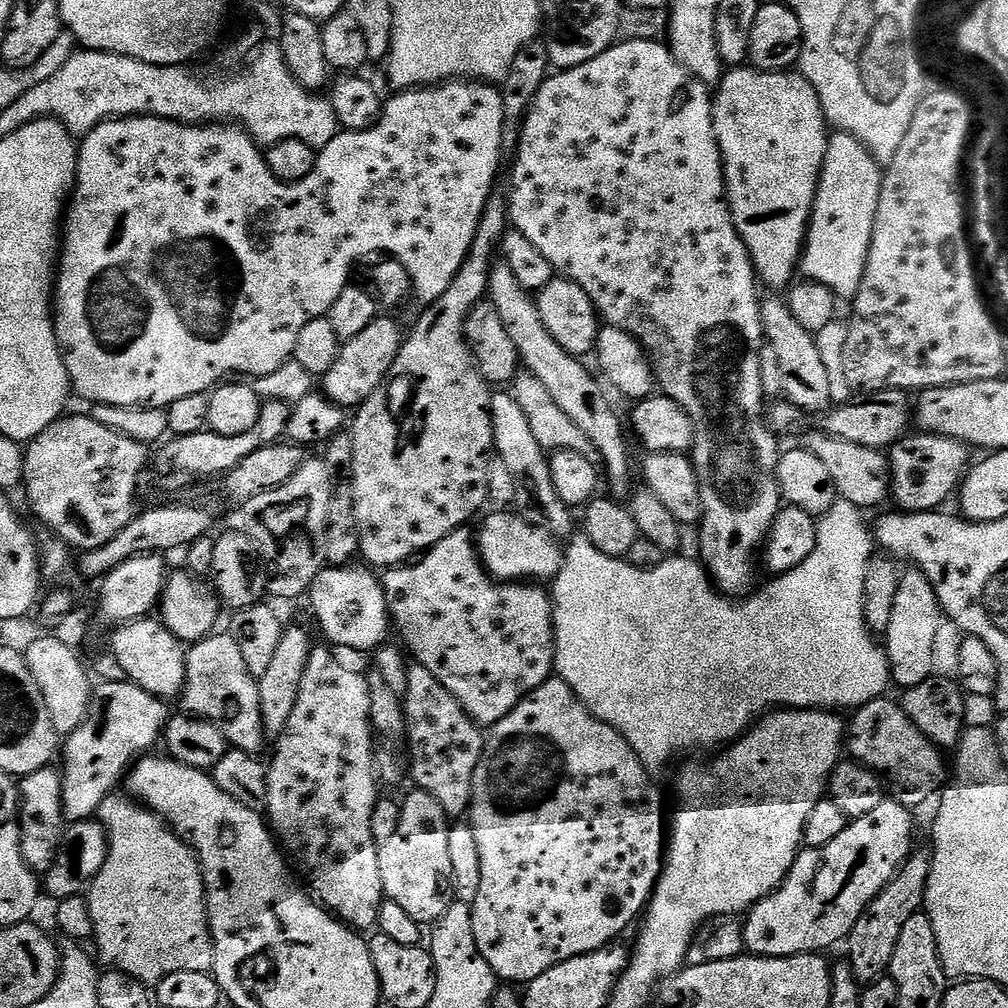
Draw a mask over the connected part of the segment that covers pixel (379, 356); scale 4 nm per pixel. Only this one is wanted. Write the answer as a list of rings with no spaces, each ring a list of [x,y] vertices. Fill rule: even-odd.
[[[377,314],[374,322],[362,330],[362,334],[341,343],[338,362],[334,362],[334,366],[330,366],[330,370],[322,377],[323,395],[332,403],[339,404],[345,410],[359,409],[392,375],[392,367],[400,356],[406,332],[405,329],[400,329],[398,321],[391,320],[388,316],[391,315]]]

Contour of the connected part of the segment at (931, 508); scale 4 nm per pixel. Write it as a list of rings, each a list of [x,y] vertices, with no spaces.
[[[917,431],[913,434],[905,435],[903,440],[893,444],[887,453],[888,468],[892,472],[892,486],[890,489],[891,499],[896,499],[895,507],[901,512],[934,512],[937,511],[948,499],[953,499],[954,493],[959,489],[969,467],[968,460],[969,445],[963,444],[960,440],[946,438],[945,436],[935,436],[933,432]]]

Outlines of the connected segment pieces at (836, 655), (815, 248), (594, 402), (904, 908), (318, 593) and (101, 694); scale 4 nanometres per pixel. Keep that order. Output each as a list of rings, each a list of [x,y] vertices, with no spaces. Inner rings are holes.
[[[837,498],[830,506],[830,510],[825,516],[819,517],[817,523],[817,545],[811,551],[810,556],[806,558],[798,566],[794,566],[789,572],[784,572],[772,578],[768,585],[759,592],[753,591],[751,594],[745,595],[743,598],[732,599],[725,593],[719,591],[715,584],[712,583],[711,576],[708,575],[703,563],[692,560],[672,560],[676,558],[666,558],[658,566],[653,568],[635,568],[633,564],[629,564],[627,559],[619,556],[607,556],[602,554],[602,550],[598,550],[598,546],[594,546],[594,542],[590,542],[588,537],[583,534],[576,534],[571,537],[570,543],[567,545],[564,554],[564,565],[560,567],[560,573],[556,575],[556,579],[550,588],[552,598],[552,617],[554,618],[554,630],[556,631],[556,663],[554,672],[559,679],[566,682],[566,686],[570,686],[574,690],[574,694],[580,699],[584,705],[596,715],[602,722],[606,722],[614,730],[618,730],[622,734],[622,738],[626,738],[626,742],[630,742],[630,746],[634,750],[634,754],[638,754],[638,758],[649,770],[657,770],[656,768],[664,768],[671,762],[675,756],[680,756],[683,752],[692,752],[695,748],[716,748],[727,746],[740,739],[761,716],[765,715],[769,710],[779,710],[782,708],[819,708],[821,710],[844,710],[840,708],[848,708],[847,710],[855,710],[860,708],[866,702],[871,700],[879,700],[885,695],[884,692],[890,688],[890,673],[888,671],[888,654],[883,647],[876,645],[877,637],[871,628],[868,627],[868,619],[864,617],[864,587],[866,586],[866,566],[872,561],[874,555],[874,532],[864,521],[865,513],[858,507],[854,506],[854,502],[846,502]]]
[[[845,134],[829,139],[812,220],[808,224],[808,239],[804,241],[804,254],[800,258],[799,271],[805,281],[828,287],[837,298],[855,297],[866,270],[881,179],[881,165],[863,142]]]
[[[493,263],[492,272],[488,276],[487,299],[494,306],[494,310],[498,310],[498,318],[502,326],[506,326],[506,334],[510,334],[510,342],[514,342],[527,375],[538,378],[542,386],[546,386],[550,398],[558,402],[566,418],[570,418],[570,422],[574,422],[574,426],[578,426],[578,430],[582,430],[582,434],[586,434],[586,438],[590,438],[590,442],[598,450],[607,487],[608,484],[612,487],[611,495],[616,498],[627,497],[633,491],[634,485],[632,456],[628,453],[628,440],[624,437],[626,424],[625,421],[624,424],[620,421],[615,406],[608,401],[608,396],[604,393],[605,385],[592,377],[591,370],[584,365],[585,361],[581,357],[570,355],[554,340],[542,322],[537,297],[524,289],[508,264]]]
[[[913,851],[908,861],[896,873],[896,877],[876,895],[870,906],[866,906],[862,918],[858,918],[854,930],[846,941],[846,949],[848,948],[846,958],[852,966],[852,973],[856,975],[861,985],[873,984],[891,969],[894,949],[898,946],[898,938],[906,926],[906,921],[924,907],[926,882],[930,878],[931,865],[931,851]]]
[[[326,566],[314,578],[307,599],[312,599],[312,612],[320,623],[320,632],[329,645],[368,652],[389,643],[390,617],[381,577],[371,567]]]
[[[128,680],[101,683],[93,691],[88,716],[82,726],[71,732],[62,744],[65,821],[79,822],[95,817],[104,799],[113,795],[119,789],[116,788],[119,784],[121,787],[133,763],[151,753],[155,744],[161,743],[163,730],[170,719],[168,708],[165,701]]]

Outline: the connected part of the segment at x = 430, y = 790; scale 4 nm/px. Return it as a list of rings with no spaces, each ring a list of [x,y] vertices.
[[[415,662],[408,665],[408,689],[403,696],[404,717],[408,720],[406,741],[412,747],[412,780],[419,791],[430,794],[450,818],[460,818],[472,806],[474,770],[484,753],[486,732],[462,710],[458,698]]]

